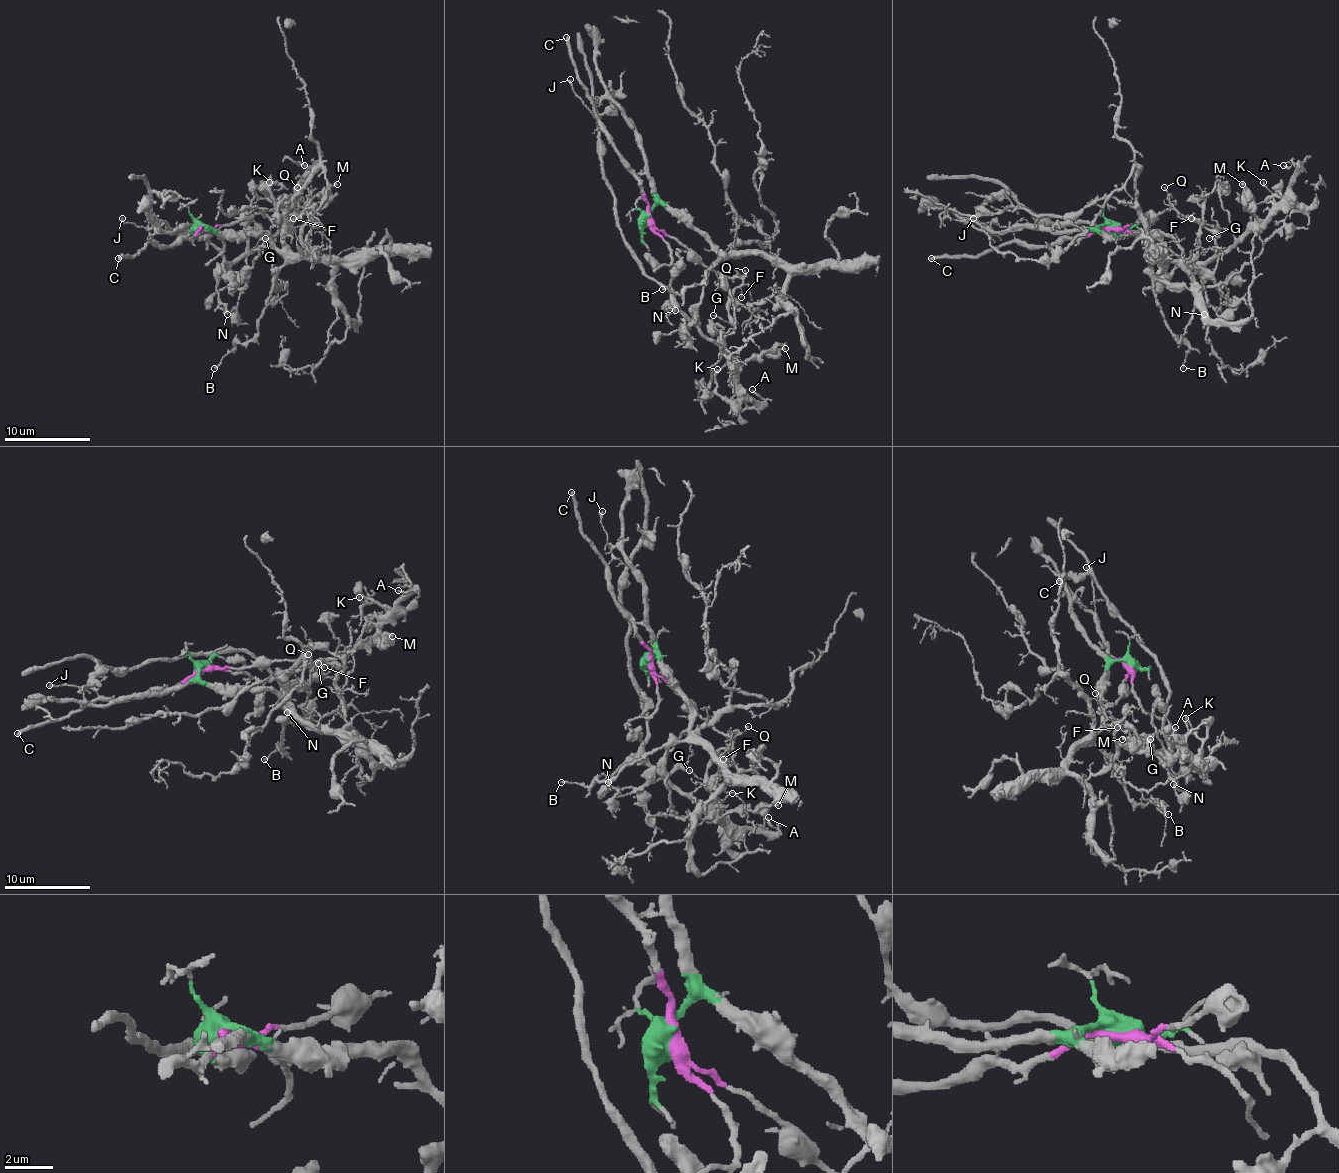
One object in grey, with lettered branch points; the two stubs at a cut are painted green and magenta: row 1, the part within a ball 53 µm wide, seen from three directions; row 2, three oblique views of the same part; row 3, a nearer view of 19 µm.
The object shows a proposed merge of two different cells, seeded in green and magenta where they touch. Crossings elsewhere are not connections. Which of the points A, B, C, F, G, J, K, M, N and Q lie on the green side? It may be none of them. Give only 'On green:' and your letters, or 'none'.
On green: A, B, K, M, N

